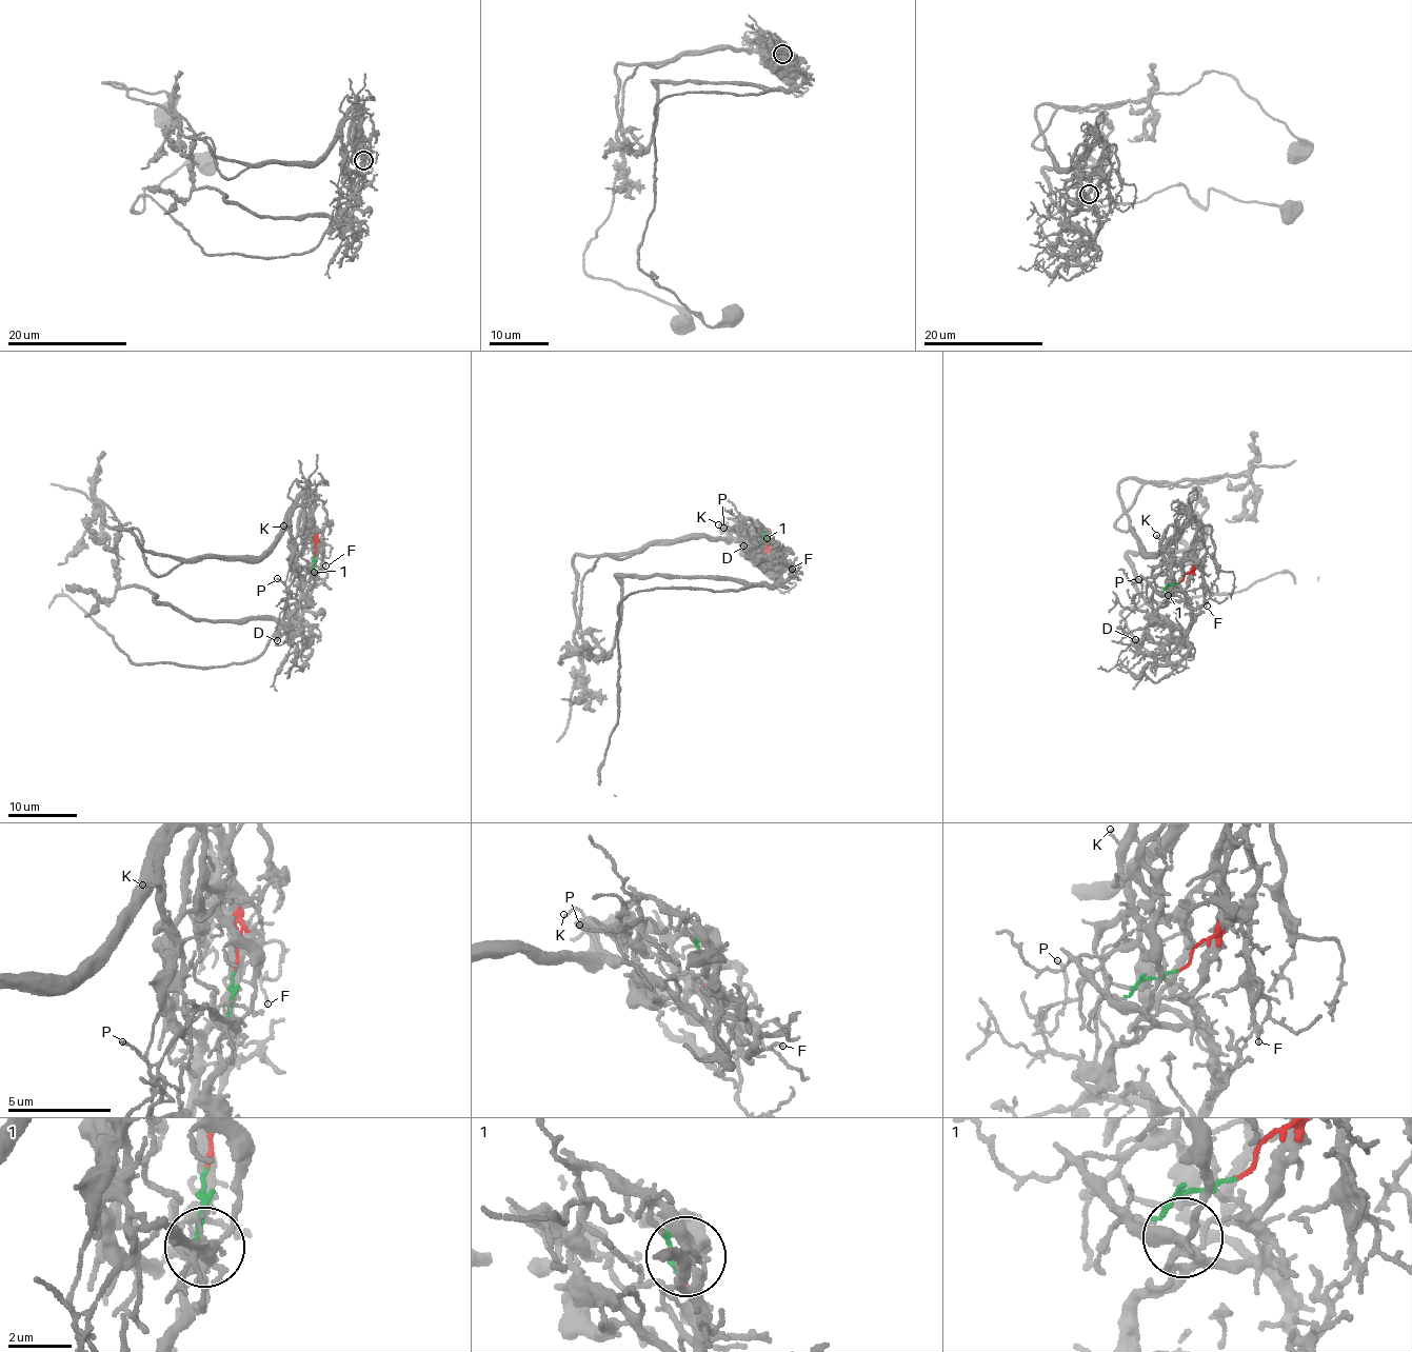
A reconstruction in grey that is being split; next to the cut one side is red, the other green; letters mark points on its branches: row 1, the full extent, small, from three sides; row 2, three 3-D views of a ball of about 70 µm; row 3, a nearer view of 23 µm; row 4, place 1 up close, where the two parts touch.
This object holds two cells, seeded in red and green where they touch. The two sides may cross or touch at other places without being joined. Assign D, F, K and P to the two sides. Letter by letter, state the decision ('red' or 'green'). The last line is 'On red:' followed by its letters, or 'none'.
D: green
F: red
K: red
P: red
On red: F, K, P

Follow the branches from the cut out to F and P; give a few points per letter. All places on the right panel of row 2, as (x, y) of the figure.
F: (1179, 582), (1198, 564), (1202, 584), (1209, 591), (1207, 607)
P: (1179, 582), (1192, 567), (1197, 534), (1193, 557), (1174, 556), (1170, 573), (1145, 591), (1138, 578)

